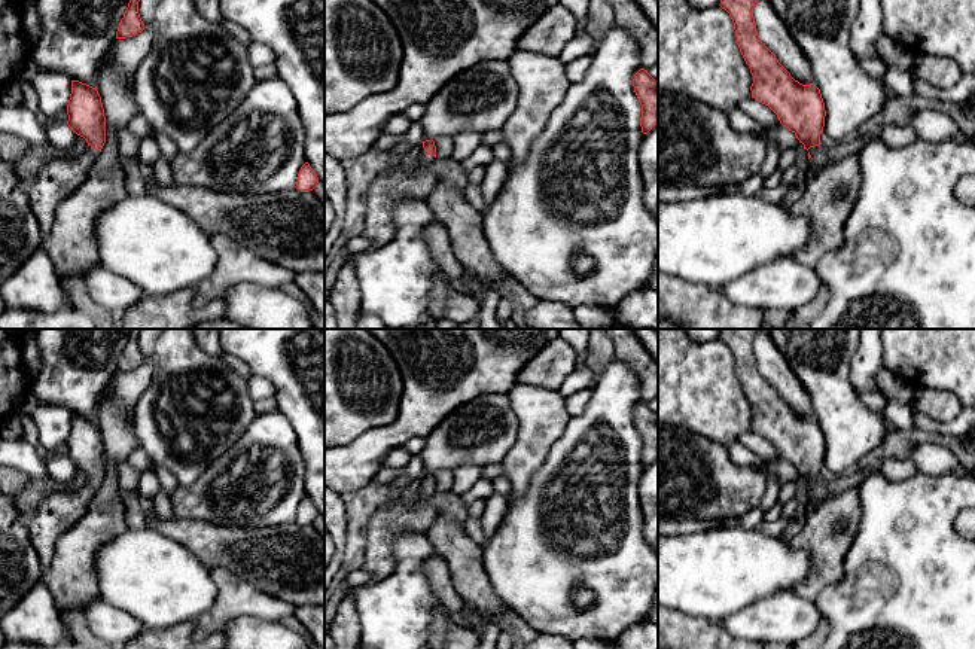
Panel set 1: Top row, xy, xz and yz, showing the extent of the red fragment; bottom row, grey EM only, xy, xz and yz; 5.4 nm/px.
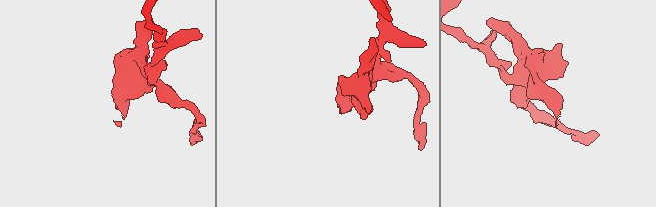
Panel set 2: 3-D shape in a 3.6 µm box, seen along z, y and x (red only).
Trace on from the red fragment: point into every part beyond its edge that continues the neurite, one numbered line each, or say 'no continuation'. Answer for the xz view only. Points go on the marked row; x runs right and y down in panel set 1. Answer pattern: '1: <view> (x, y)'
1: xz (399, 182)

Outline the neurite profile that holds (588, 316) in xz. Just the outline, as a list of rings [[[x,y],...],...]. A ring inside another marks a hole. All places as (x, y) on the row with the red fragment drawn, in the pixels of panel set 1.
[[[578,305],[573,307],[576,320],[582,329],[607,329],[616,324],[615,311],[597,305]]]

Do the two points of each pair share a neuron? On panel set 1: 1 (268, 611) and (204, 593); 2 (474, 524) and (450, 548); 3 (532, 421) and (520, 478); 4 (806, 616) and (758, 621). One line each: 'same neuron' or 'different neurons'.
1: different neurons
2: different neurons
3: same neuron
4: same neuron

